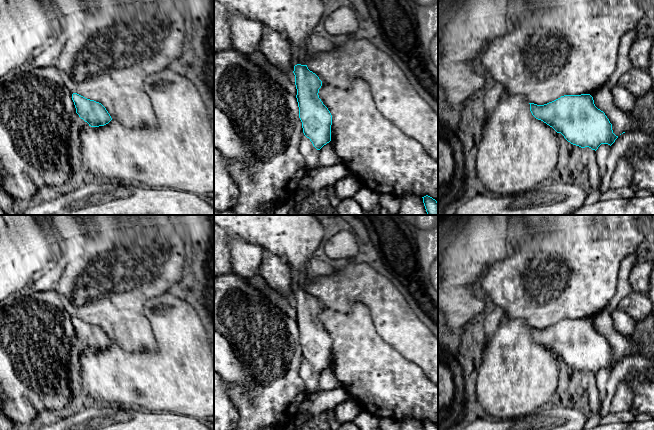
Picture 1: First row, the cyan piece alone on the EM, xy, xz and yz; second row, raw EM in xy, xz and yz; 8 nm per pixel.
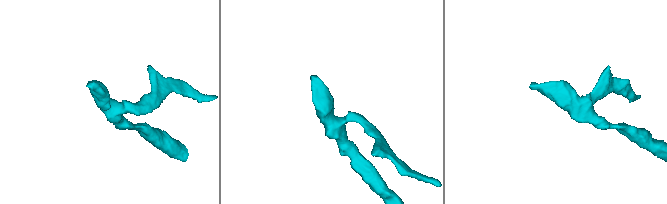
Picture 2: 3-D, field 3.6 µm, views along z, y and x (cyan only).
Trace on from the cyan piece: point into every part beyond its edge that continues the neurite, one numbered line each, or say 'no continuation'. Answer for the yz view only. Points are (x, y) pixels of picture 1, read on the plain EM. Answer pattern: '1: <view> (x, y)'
no continuation

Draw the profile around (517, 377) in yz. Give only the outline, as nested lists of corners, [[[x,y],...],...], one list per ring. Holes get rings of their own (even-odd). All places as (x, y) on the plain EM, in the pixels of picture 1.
[[[504,319],[482,354],[477,399],[493,419],[513,419],[549,405],[557,389],[557,356],[536,343],[523,319]]]

